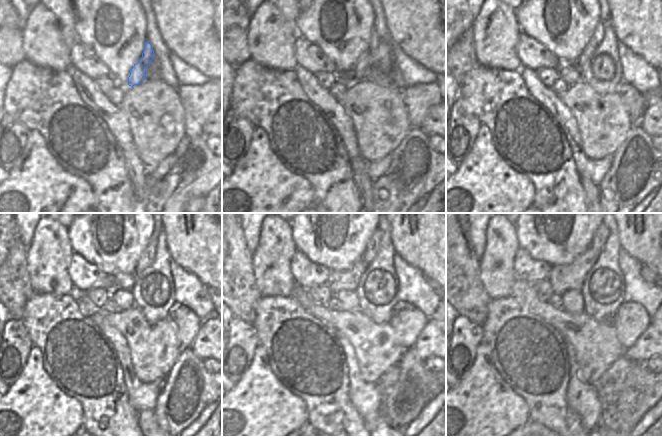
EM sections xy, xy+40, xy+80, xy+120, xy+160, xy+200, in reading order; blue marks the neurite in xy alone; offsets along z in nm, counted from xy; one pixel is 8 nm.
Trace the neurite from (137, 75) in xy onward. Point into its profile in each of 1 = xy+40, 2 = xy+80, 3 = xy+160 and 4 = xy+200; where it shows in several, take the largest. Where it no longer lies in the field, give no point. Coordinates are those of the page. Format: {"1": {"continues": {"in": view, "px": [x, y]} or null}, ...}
{"1": {"continues": {"in": "xy+40", "px": [359, 71]}}, "2": {"continues": {"in": "xy+80", "px": [597, 36]}}, "3": {"continues": {"in": "xy+160", "px": [373, 245]}}, "4": {"continues": {"in": "xy+200", "px": [601, 234]}}}

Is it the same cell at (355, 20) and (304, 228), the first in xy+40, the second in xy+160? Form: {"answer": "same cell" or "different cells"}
{"answer": "same cell"}

